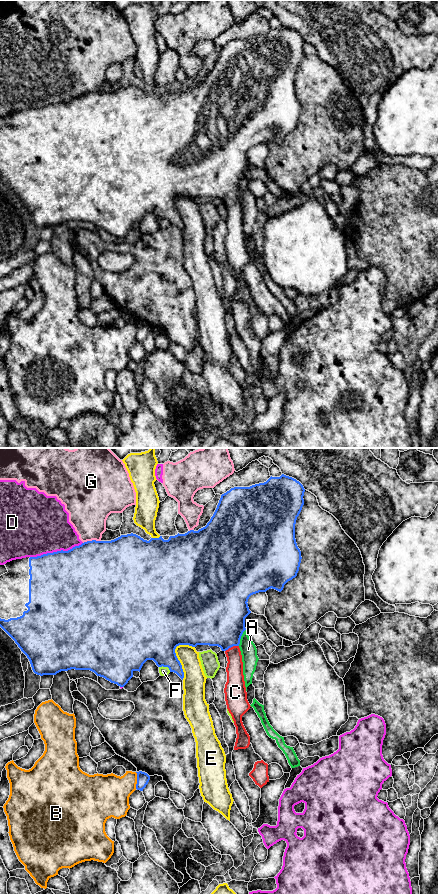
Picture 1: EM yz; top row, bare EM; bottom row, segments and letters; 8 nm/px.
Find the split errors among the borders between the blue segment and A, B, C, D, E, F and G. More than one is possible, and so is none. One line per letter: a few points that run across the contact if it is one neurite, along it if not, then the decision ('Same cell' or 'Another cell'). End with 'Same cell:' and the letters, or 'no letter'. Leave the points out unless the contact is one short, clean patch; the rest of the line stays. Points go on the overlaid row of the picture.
A: Another cell
B: Line: yz (135, 772), (136, 788). Another cell
C: Line: yz (218, 618), (224, 626), (231, 646), (234, 656), (234, 669). Same cell
D: Another cell
E: Another cell
F: Another cell
G: Another cell
Same cell: C

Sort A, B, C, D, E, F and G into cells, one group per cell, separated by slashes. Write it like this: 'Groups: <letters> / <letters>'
Groups: A / B / C / D G / E / F

